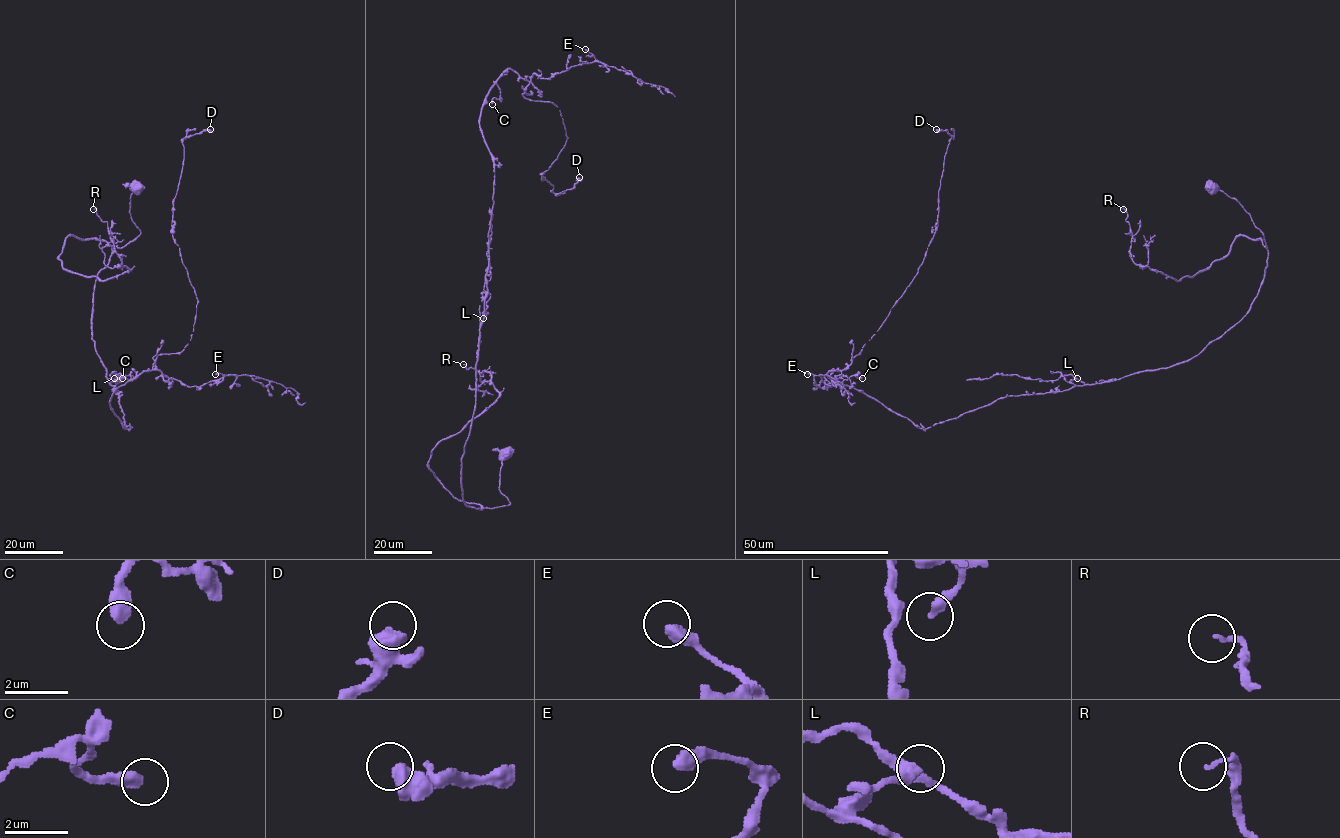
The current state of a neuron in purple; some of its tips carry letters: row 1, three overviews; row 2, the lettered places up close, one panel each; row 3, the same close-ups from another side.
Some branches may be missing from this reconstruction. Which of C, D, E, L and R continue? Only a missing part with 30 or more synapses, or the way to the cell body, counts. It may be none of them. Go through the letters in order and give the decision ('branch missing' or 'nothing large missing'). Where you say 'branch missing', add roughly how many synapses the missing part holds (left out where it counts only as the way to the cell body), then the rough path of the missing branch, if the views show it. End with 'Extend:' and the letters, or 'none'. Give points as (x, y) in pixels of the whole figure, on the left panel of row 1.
C: nothing large missing
D: nothing large missing
E: nothing large missing
L: nothing large missing
R: nothing large missing
Extend: none

